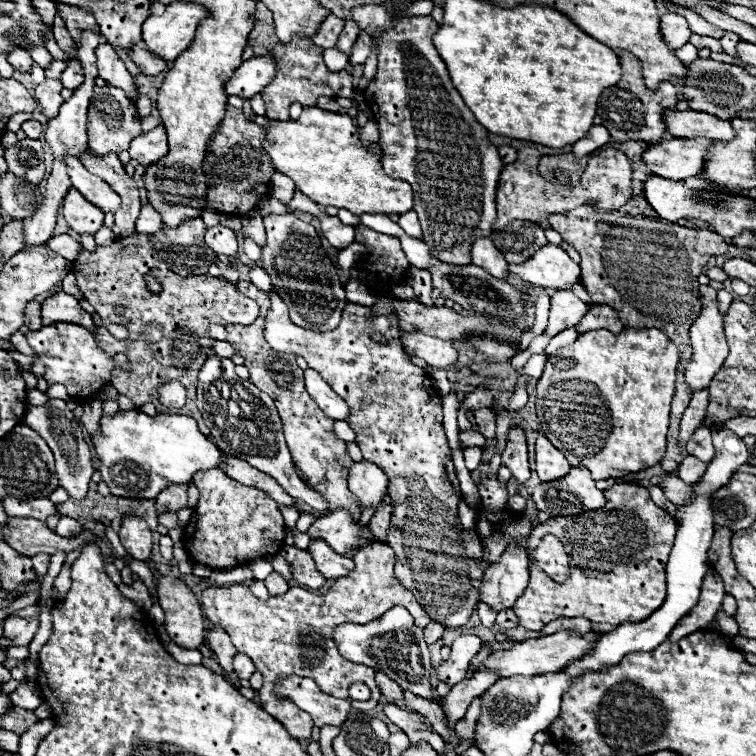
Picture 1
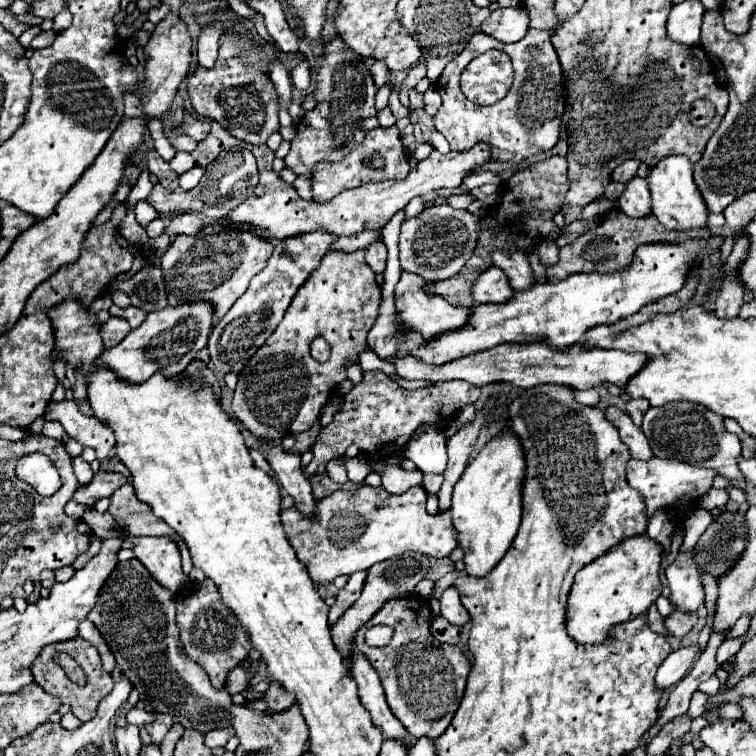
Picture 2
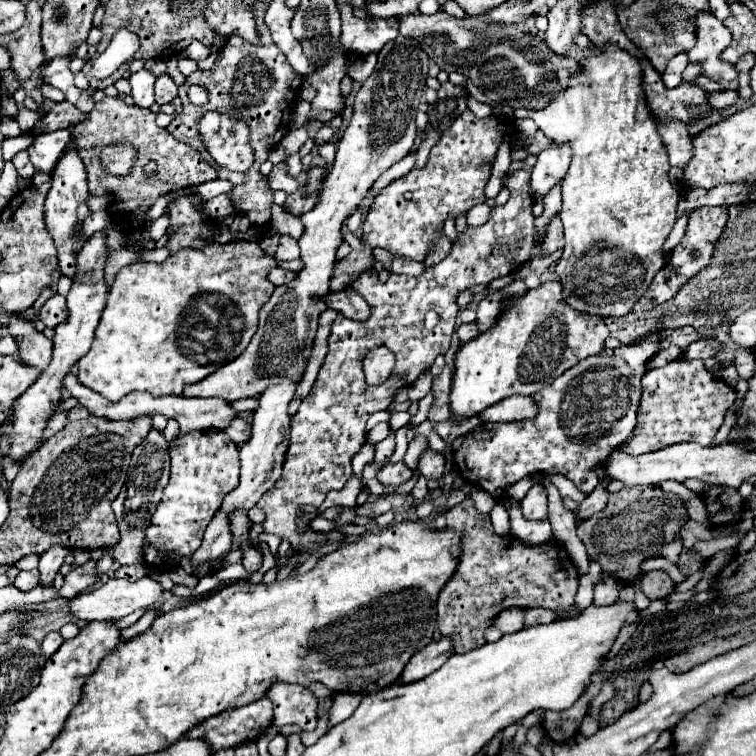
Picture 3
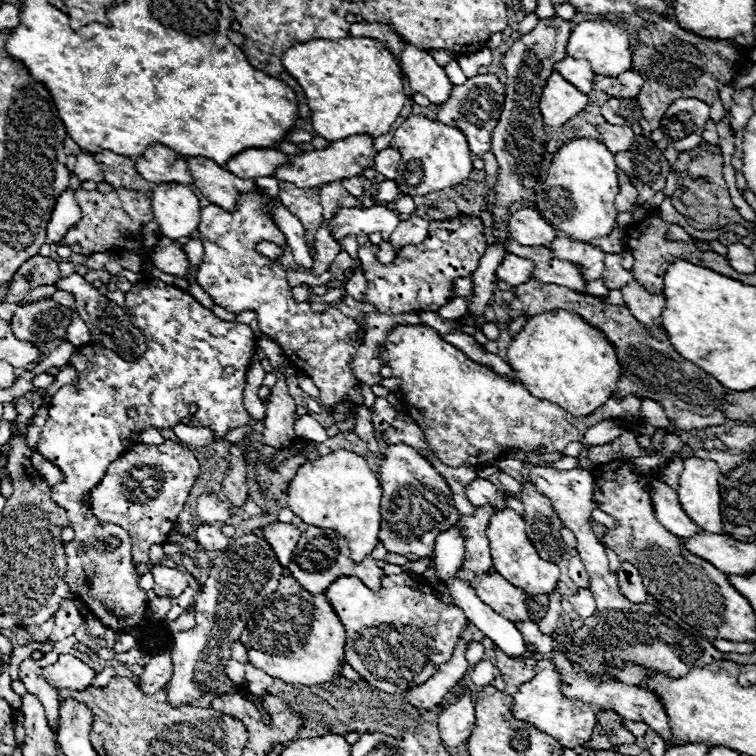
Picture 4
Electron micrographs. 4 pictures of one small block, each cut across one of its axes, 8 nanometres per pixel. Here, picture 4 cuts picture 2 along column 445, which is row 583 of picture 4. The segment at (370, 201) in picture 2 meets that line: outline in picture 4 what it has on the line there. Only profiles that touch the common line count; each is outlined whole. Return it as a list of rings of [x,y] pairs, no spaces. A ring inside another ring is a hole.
[[[156,564],[152,568],[152,574],[154,574],[154,592],[158,596],[178,598],[188,586],[186,572],[178,570],[178,568],[166,568],[166,566]]]

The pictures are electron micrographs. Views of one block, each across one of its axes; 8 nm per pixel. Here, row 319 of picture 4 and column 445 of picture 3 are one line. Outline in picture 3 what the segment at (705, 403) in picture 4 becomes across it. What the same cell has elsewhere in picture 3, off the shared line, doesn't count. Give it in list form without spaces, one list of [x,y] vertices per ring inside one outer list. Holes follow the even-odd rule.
[[[470,496],[446,510],[446,522],[448,530],[460,534],[460,562],[438,594],[436,622],[442,636],[454,638],[454,652],[468,652],[486,644],[484,630],[498,612],[510,608],[510,598],[528,598],[528,606],[576,616],[574,596],[578,590],[578,570],[558,540],[548,540],[544,548],[518,548],[524,544],[512,534],[494,534],[490,518],[474,510]]]

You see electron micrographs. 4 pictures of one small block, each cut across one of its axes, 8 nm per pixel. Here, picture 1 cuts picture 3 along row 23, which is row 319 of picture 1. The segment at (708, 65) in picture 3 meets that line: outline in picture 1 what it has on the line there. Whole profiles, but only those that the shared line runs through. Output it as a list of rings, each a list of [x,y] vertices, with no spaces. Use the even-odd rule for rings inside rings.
[[[700,286],[702,294],[702,312],[690,326],[690,342],[692,342],[692,358],[684,366],[684,382],[692,392],[708,388],[714,374],[720,370],[728,356],[728,344],[724,338],[724,324],[722,316],[718,314],[718,302],[716,302],[716,290],[712,286]]]

